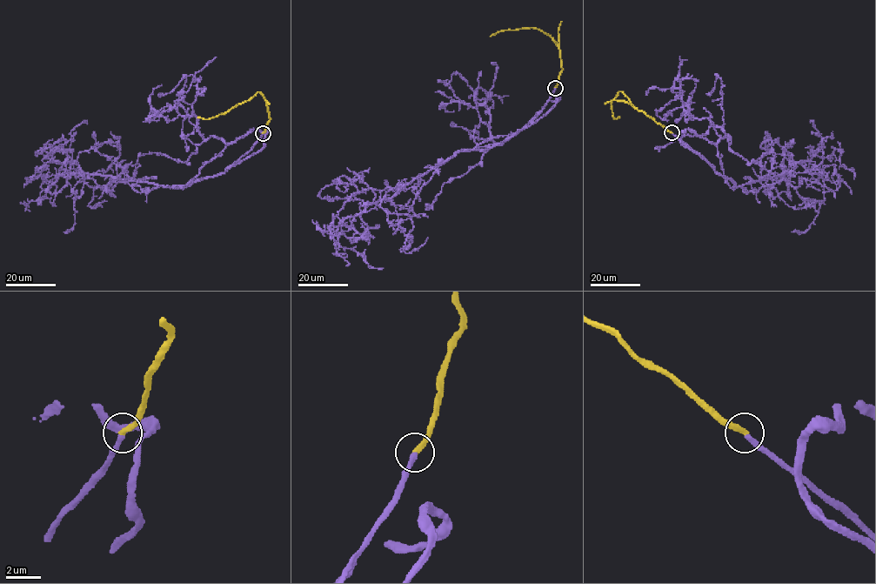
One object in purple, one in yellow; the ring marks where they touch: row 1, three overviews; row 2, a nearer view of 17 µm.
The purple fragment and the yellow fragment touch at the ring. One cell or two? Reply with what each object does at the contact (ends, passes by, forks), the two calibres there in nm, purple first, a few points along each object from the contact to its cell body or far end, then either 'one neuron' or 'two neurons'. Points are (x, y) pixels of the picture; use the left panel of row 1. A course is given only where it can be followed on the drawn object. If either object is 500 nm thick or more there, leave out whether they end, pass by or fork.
purple ends there; yellow ends there; 300 nm thick on the purple side, 320 nm on the other; purple runs (263, 133), (224, 172), (181, 185), (87, 174), (64, 162), (59, 173), (76, 194), (67, 231); yellow runs (263, 133), (269, 117), (264, 98), (259, 92), (224, 112), (208, 118), (197, 117); one neuron

